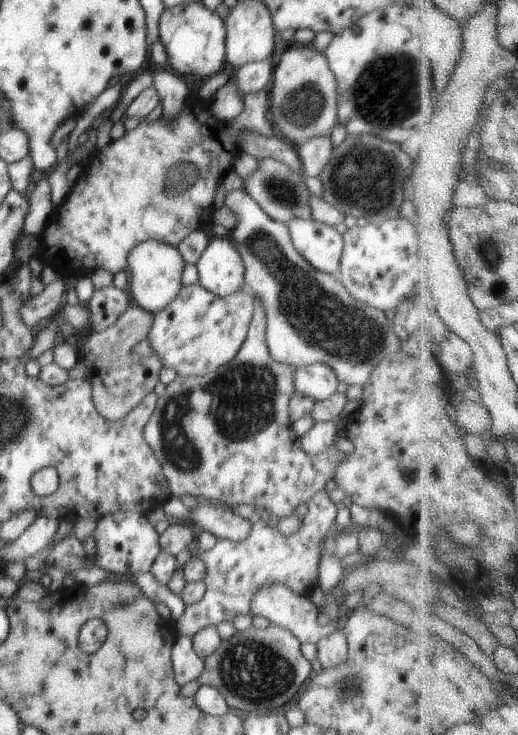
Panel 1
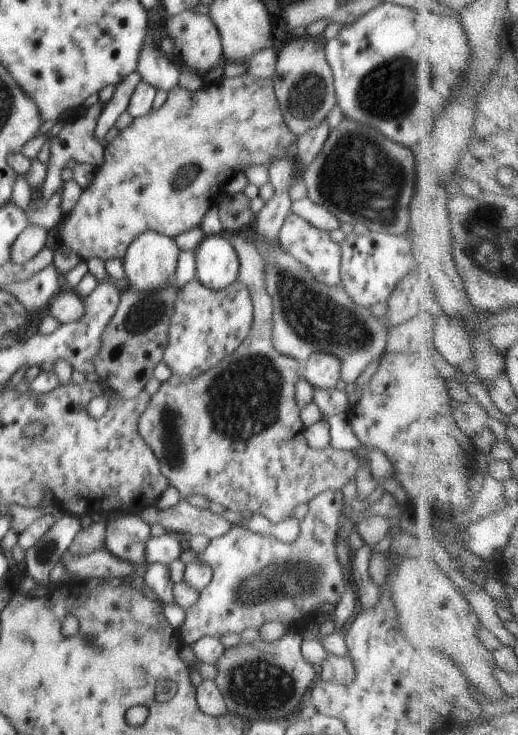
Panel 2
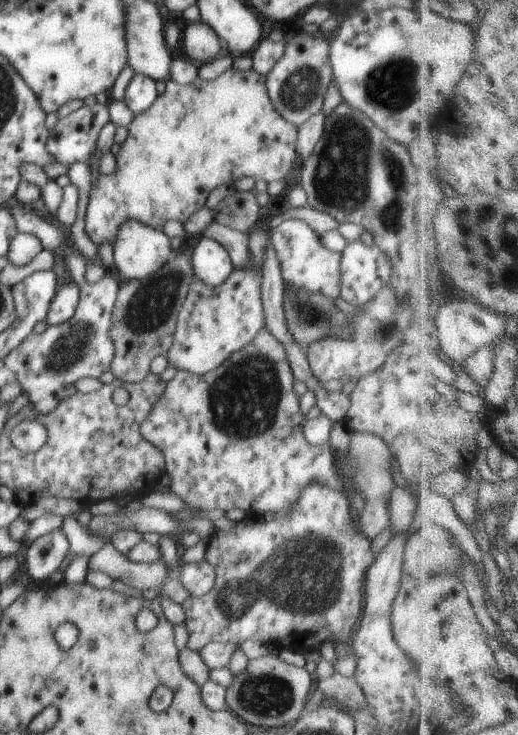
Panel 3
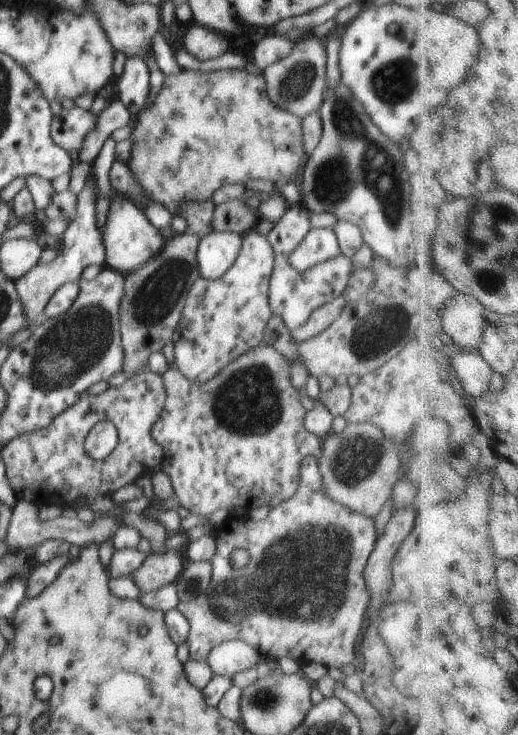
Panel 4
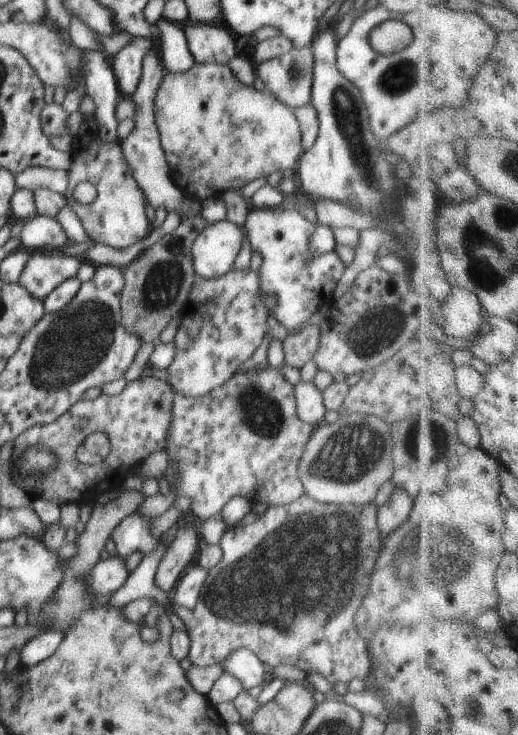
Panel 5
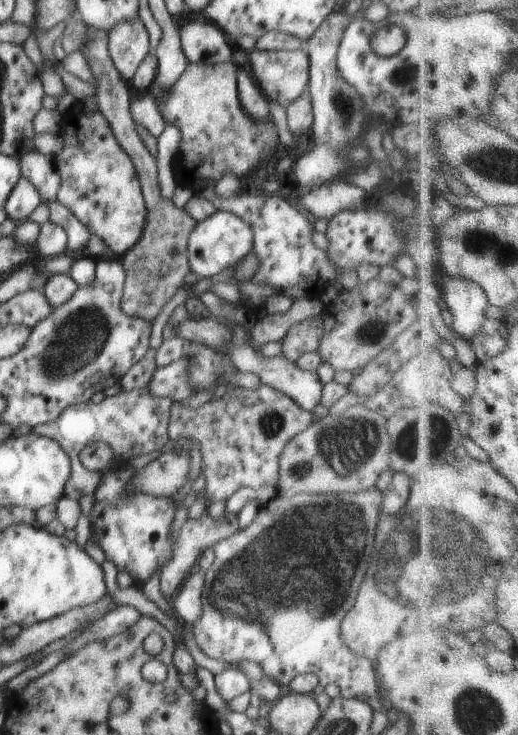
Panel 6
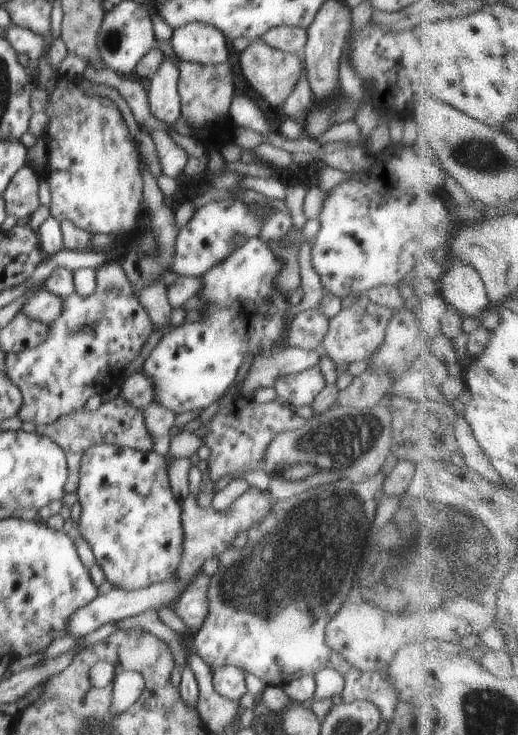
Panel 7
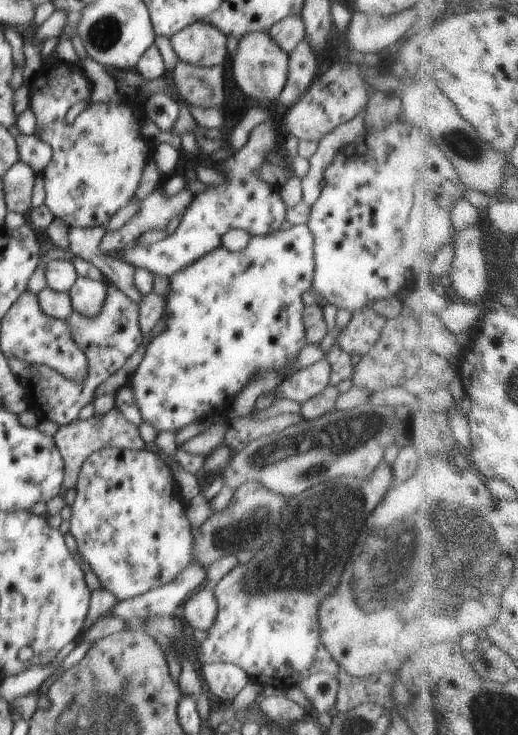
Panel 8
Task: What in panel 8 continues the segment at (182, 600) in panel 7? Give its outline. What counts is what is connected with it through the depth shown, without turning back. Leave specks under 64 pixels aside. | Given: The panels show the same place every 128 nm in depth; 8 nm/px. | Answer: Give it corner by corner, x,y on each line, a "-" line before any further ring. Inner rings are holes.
202,586
187,598
184,605
184,620
192,626
193,630
208,632
214,624
217,615
217,600
213,587

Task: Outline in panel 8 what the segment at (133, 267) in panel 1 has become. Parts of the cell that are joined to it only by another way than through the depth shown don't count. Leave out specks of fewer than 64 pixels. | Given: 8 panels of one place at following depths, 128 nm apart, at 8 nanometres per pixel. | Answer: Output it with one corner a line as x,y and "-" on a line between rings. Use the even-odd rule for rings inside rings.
61,60
47,62
43,69
34,74
30,84
28,84
30,110
34,112
34,116
36,116
36,120
38,120
34,136
40,138
42,142
48,144
52,149
50,162
48,162
48,166
46,166
42,174
45,190
44,204
50,209
50,212
52,212
55,218
65,221
68,227
94,227
96,225
105,225
107,221
122,208
122,206
126,206
130,203
132,196
135,196
138,185
140,184
144,166
146,166
146,163
153,157
153,144
151,140
142,135
142,130
140,130
140,121
142,116
144,116
142,111
138,111
132,105
126,104
123,101
121,101
120,104
112,104
112,102
94,102
94,100
91,100
91,86
92,82
88,80
88,77
84,74
84,71
79,65
69,65
-
76,104
82,104
82,106
86,104
86,108
76,116
72,124
68,124
68,122
66,122
66,114
68,114
68,110
70,110
72,106
76,106

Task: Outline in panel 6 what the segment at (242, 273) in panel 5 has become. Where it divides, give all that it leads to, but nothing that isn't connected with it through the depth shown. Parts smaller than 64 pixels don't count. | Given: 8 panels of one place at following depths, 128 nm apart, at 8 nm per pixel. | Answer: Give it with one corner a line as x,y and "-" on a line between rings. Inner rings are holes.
180,358
165,367
157,367
146,388
154,398
168,398
179,402
196,394
188,378
190,358

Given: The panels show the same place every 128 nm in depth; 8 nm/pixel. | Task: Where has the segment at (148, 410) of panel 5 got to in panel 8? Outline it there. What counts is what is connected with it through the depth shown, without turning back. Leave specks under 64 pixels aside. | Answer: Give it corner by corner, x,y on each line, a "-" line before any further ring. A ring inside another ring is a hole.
114,408
110,412
103,413
100,416
93,416
86,420
76,419
67,425
60,425
58,432
54,434
56,448
62,455
64,461
64,480
63,485
70,490
78,482
81,466
86,462
89,454
96,452
101,448
117,448
128,450
140,450
145,442
139,435
137,428
128,422
122,413

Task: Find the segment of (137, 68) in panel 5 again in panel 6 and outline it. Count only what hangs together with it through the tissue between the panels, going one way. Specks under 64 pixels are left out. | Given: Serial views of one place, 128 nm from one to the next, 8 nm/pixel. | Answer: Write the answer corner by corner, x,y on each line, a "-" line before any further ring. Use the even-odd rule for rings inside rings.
140,18
132,20
132,22
122,20
122,22
118,22
118,24
107,33
107,45
110,58
116,70
118,70
124,80
130,80
133,78
140,62
142,62
148,54
148,31

